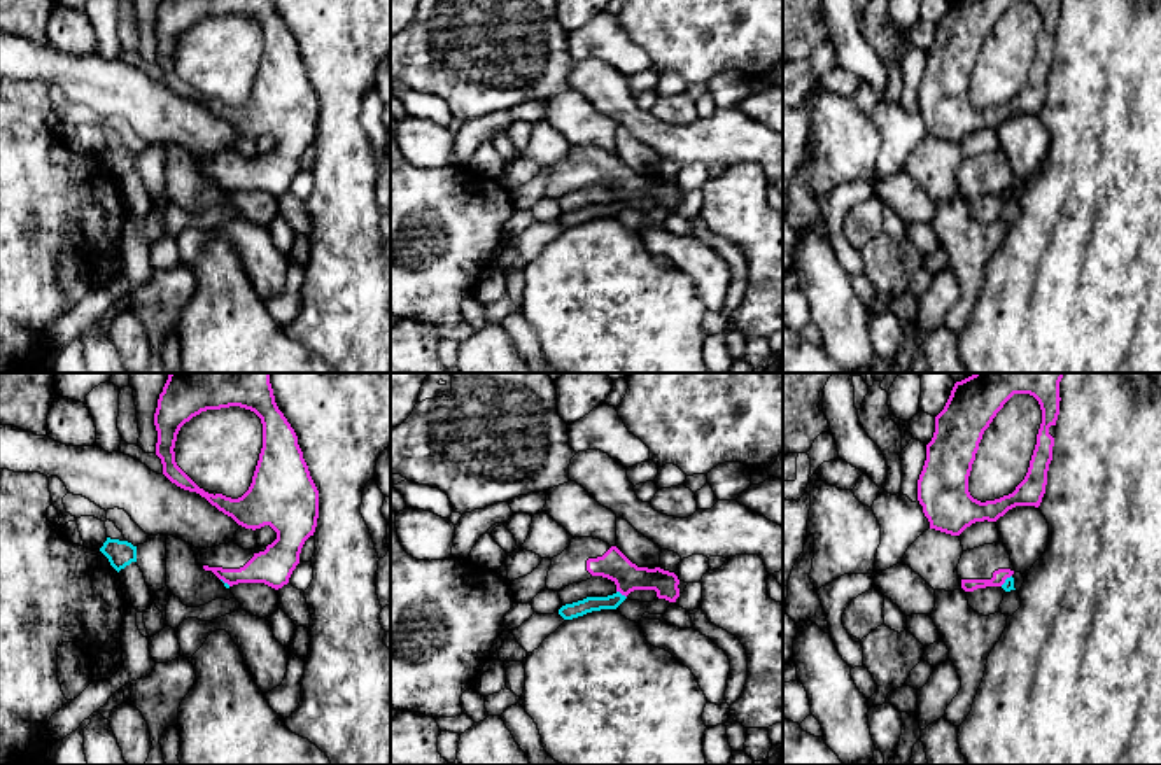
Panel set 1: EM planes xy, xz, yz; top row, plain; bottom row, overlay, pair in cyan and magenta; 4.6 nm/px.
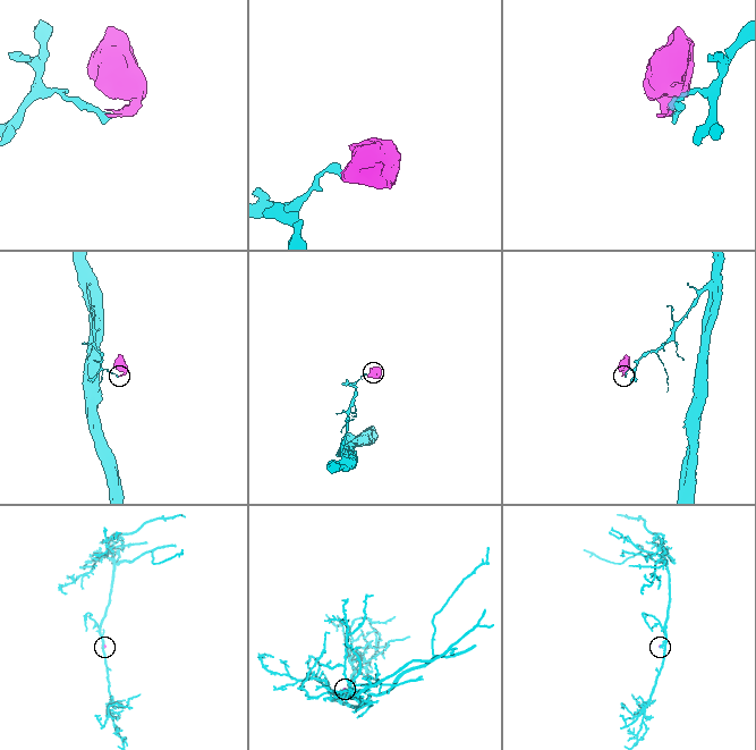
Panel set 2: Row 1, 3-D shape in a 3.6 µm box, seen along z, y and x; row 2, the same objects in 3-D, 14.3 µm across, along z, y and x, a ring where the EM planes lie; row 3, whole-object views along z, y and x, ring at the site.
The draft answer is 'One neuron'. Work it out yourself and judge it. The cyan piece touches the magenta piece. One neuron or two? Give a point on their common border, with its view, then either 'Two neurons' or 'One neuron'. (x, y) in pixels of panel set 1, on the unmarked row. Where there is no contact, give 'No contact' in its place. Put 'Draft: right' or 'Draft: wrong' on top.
Draft: wrong
Touches cyan at xz (620, 202). Two neurons

